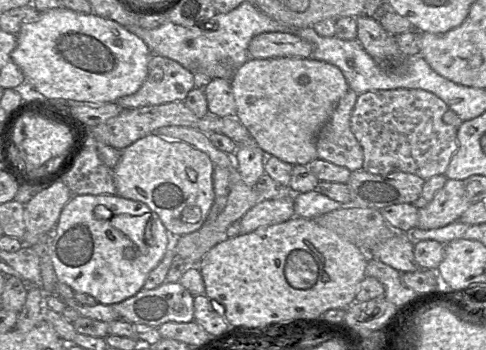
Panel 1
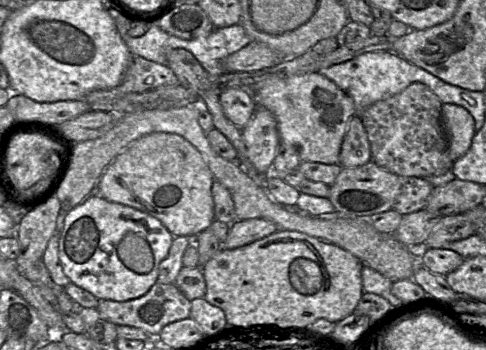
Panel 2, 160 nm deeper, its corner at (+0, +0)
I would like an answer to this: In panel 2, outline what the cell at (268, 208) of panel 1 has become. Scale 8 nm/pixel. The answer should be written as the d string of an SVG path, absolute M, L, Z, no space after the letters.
M262 218L236 220L230 225L222 249L235 249L262 239L278 230L278 226Z

